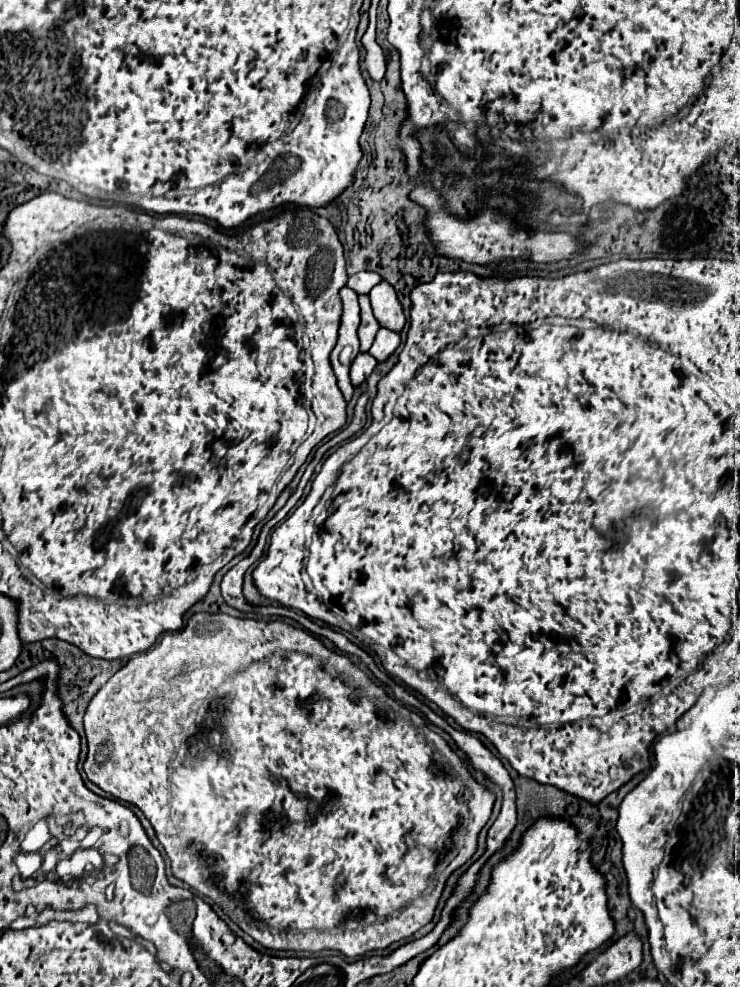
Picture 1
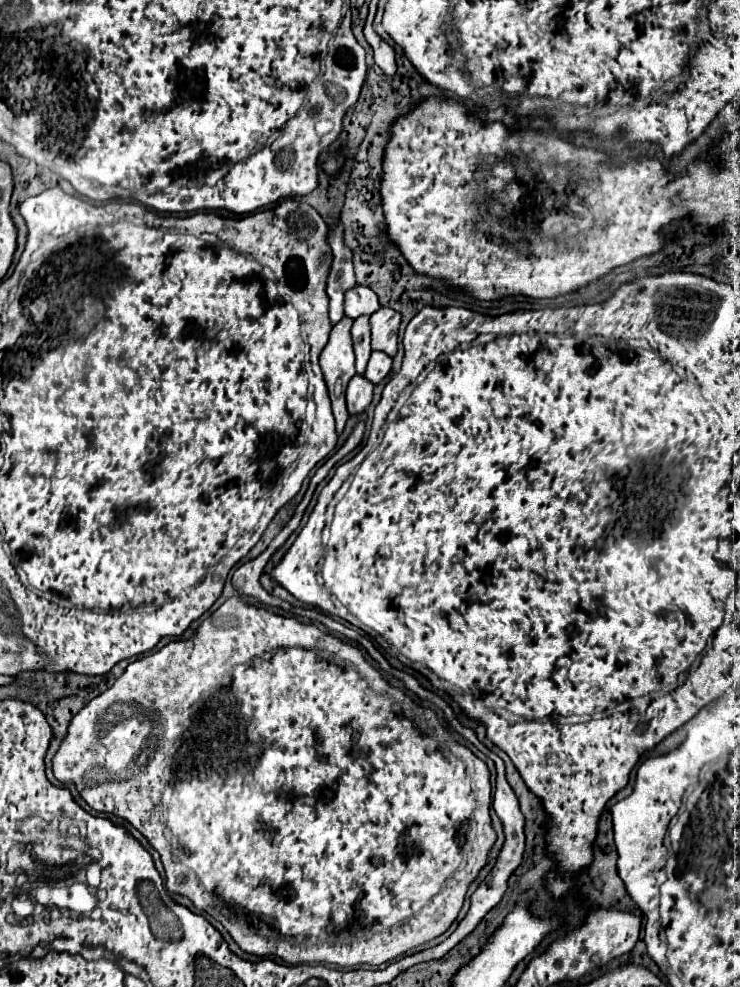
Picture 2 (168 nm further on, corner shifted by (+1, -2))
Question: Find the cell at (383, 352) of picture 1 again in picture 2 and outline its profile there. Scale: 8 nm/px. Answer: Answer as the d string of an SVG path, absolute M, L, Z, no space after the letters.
M372 351L372 357L368 361L368 367L366 367L364 375L376 385L376 383L380 383L388 375L390 367L392 367L392 357L388 357L386 353Z

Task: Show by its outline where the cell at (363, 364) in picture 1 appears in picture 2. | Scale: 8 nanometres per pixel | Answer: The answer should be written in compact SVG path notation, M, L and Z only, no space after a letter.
M356 375L350 383L348 383L348 393L346 393L346 401L348 401L348 409L350 415L354 413L362 413L370 401L372 401L372 383L368 383L368 379L364 375Z

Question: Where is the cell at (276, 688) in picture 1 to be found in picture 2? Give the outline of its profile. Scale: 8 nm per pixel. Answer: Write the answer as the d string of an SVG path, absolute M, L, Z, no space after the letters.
M238 597L224 601L212 611L188 639L170 641L160 651L132 661L108 691L82 707L52 759L52 769L56 779L64 783L72 781L90 807L124 817L148 839L162 857L170 893L188 895L198 909L218 919L246 953L274 955L290 965L382 965L438 937L456 919L468 885L486 863L488 849L496 839L490 825L490 771L468 747L450 737L432 709L418 707L402 691L390 687L382 675L364 661L356 647L322 633L314 625L300 623L294 617L282 617L264 607L246 605Z

